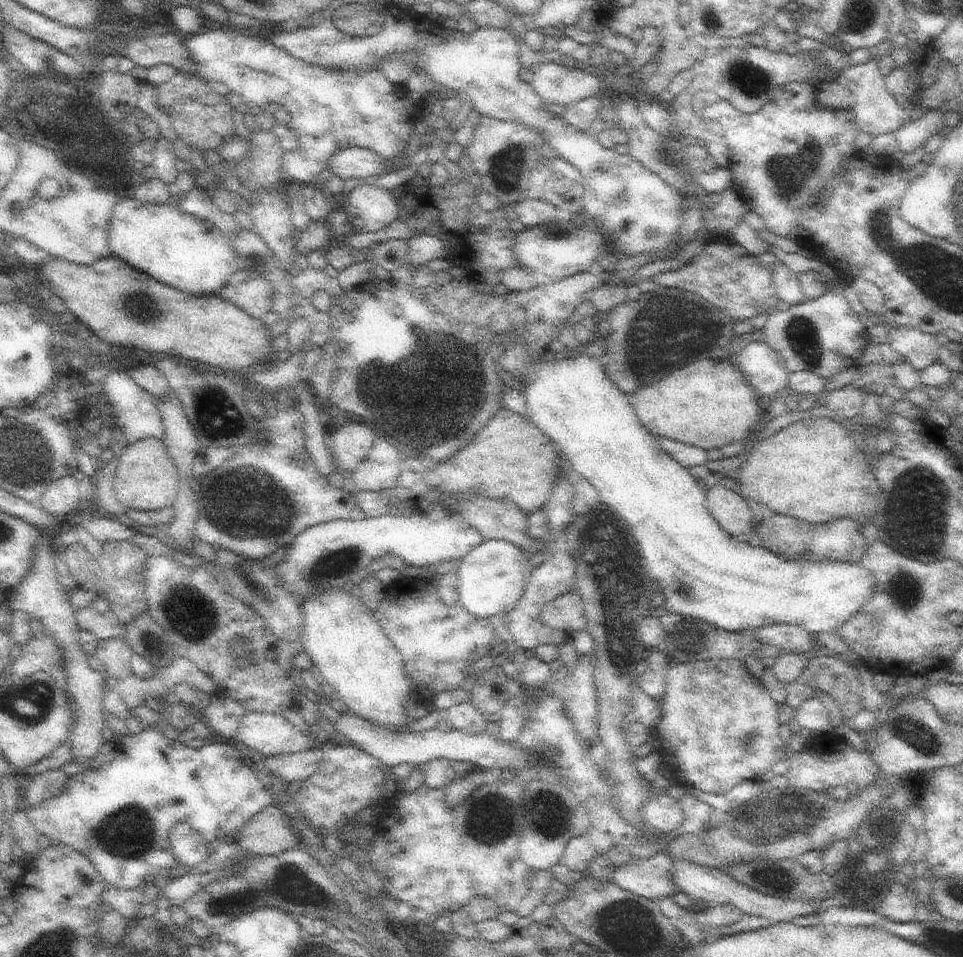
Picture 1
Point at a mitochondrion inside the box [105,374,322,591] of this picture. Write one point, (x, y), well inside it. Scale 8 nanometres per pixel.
(245, 506)

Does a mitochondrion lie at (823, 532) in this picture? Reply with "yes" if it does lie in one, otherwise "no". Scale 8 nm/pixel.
no

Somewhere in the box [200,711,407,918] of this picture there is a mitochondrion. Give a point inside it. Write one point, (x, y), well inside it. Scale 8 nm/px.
(285, 885)

